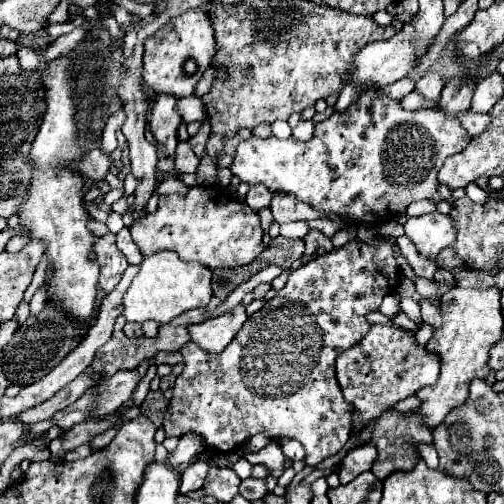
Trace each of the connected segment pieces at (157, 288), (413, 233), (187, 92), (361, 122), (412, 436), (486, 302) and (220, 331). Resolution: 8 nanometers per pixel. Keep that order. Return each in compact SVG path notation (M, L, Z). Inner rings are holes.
M161 250L141 262L141 270L135 276L131 288L125 294L125 320L127 322L145 322L155 320L167 324L179 314L191 308L205 308L211 300L211 270L197 262L179 260L177 252Z
M431 212L405 222L405 234L415 242L417 252L429 260L455 240L455 226L447 214Z
M187 10L181 16L173 18L165 24L155 36L145 40L145 56L143 56L143 80L157 94L171 94L177 98L191 96L195 92L197 82L205 74L205 70L213 64L215 56L215 36L213 26L205 10ZM193 58L197 62L197 72L193 76L185 74L183 64Z
M367 90L367 92L361 92L357 96L357 100L345 110L345 112L333 112L327 120L315 124L315 132L313 136L307 140L307 142L301 142L297 138L289 138L289 140L279 140L275 136L263 140L263 138L257 138L257 136L251 136L249 140L243 140L239 146L237 146L237 154L233 158L233 166L231 166L231 172L235 176L241 178L241 182L249 184L249 186L255 186L255 184L263 184L267 190L271 192L285 192L285 194L293 194L297 196L297 200L309 204L311 208L315 208L319 214L335 214L335 216L341 216L345 220L351 220L351 222L357 222L357 224L365 224L365 226L377 226L385 220L391 220L399 214L405 212L405 208L411 204L411 202L417 202L417 200L433 200L433 202L439 202L441 196L439 196L439 180L437 180L437 172L441 170L443 162L447 156L453 156L457 152L463 152L467 148L467 144L471 142L467 130L461 126L461 122L453 116L447 116L445 112L441 112L439 108L433 108L433 110L405 110L401 108L399 100L393 100L381 92L375 92L375 90Z
M389 410L385 414L381 414L375 422L375 428L373 428L373 438L371 438L371 444L377 446L377 452L379 452L379 458L377 462L373 464L373 474L379 478L379 480L385 480L389 474L393 472L409 472L409 468L413 468L413 464L417 464L417 460L421 460L419 456L419 450L415 448L417 444L431 444L433 442L433 436L429 432L429 428L423 424L421 416L417 414L411 414L411 412L397 412L397 410Z
M455 288L449 290L441 300L443 326L433 334L429 344L425 346L429 352L439 356L441 374L435 386L421 388L415 396L421 400L421 406L413 412L421 414L425 424L433 430L449 410L461 406L469 396L469 382L473 378L481 378L489 374L489 350L503 336L503 316L499 304L501 292L497 288L489 290L473 290L473 288Z
M239 304L229 314L189 326L191 342L195 342L201 350L209 354L221 354L227 348L227 344L235 338L245 320L247 320L245 308Z

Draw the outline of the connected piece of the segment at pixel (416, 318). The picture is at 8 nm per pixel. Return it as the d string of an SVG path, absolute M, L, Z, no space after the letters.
M405 298L405 300L401 300L401 308L403 308L403 312L405 312L405 316L407 318L411 318L413 322L421 322L421 314L419 314L419 304L413 300L413 298Z

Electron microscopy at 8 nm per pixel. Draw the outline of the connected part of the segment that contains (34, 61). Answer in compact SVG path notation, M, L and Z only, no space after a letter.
M19 46L17 58L19 58L19 62L23 64L25 70L33 70L33 68L39 66L39 58L37 58L37 54L29 46Z

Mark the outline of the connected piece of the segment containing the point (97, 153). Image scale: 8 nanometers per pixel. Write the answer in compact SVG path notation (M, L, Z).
M97 146L91 152L87 152L81 160L77 160L77 172L87 178L87 182L99 182L109 172L109 156L103 154L103 150Z

